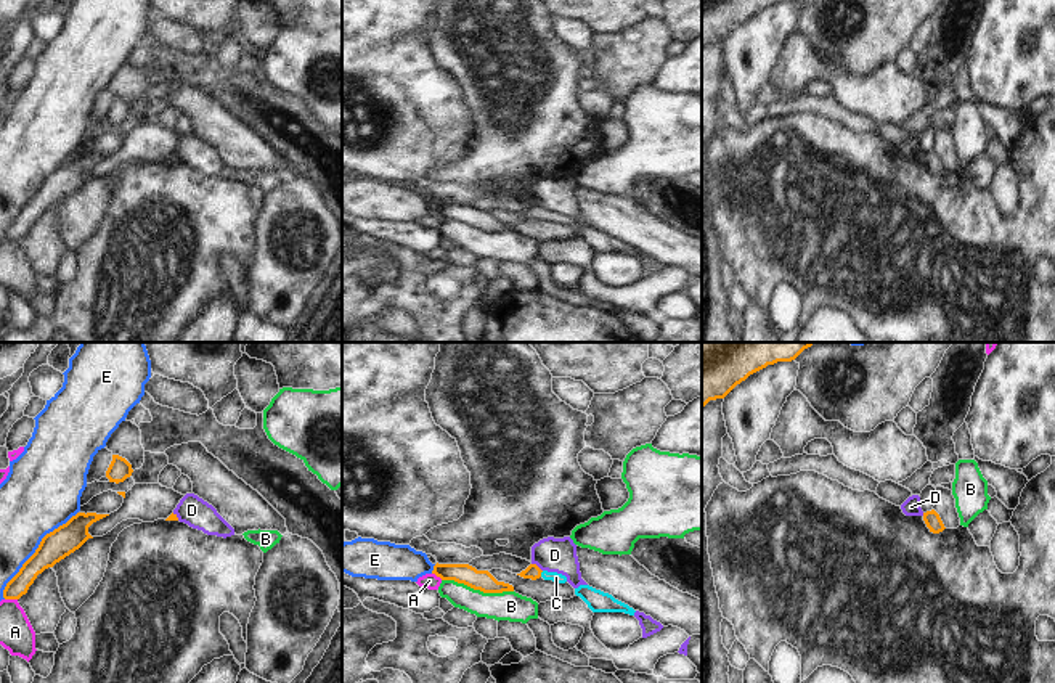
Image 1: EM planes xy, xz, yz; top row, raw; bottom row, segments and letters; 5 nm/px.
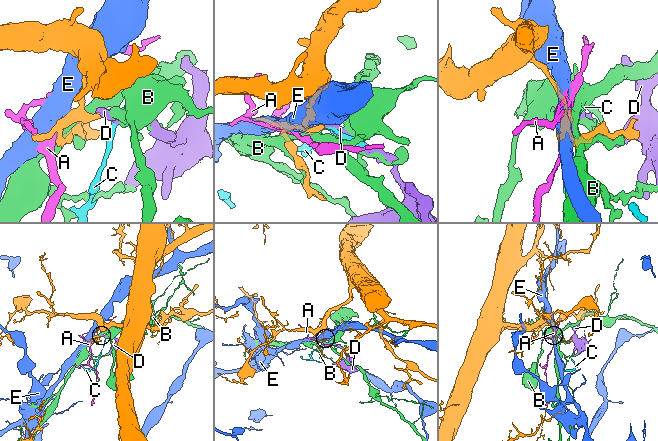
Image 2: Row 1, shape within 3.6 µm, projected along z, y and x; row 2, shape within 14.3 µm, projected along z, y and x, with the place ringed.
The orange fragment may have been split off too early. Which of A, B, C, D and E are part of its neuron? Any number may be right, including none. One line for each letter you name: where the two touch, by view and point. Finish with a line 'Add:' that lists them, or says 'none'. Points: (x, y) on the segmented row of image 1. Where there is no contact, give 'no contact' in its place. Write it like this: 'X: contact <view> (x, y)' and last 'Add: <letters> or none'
C: contact xz (540, 574)
Add: C

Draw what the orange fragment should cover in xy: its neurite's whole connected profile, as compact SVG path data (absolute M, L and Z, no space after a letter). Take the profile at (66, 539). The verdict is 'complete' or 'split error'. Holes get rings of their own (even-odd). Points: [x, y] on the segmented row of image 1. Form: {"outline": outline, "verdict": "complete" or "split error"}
{"outline": "M77 513L66 524L47 534L35 553L22 564L19 572L6 583L5 599L19 599L27 593L39 574L79 550L88 538L88 527L109 514Z", "verdict": "complete"}

